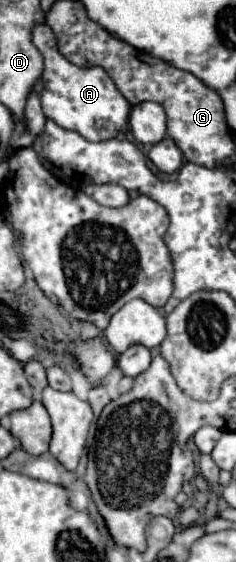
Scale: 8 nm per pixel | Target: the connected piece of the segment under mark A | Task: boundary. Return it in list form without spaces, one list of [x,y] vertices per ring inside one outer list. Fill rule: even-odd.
[[[36,25],[32,33],[34,33],[32,41],[40,49],[46,61],[42,73],[42,93],[40,93],[44,115],[52,119],[56,125],[80,133],[88,141],[114,139],[128,121],[130,103],[116,89],[110,75],[102,67],[78,67],[70,63],[66,57],[62,57],[58,53],[56,37],[48,25]]]

